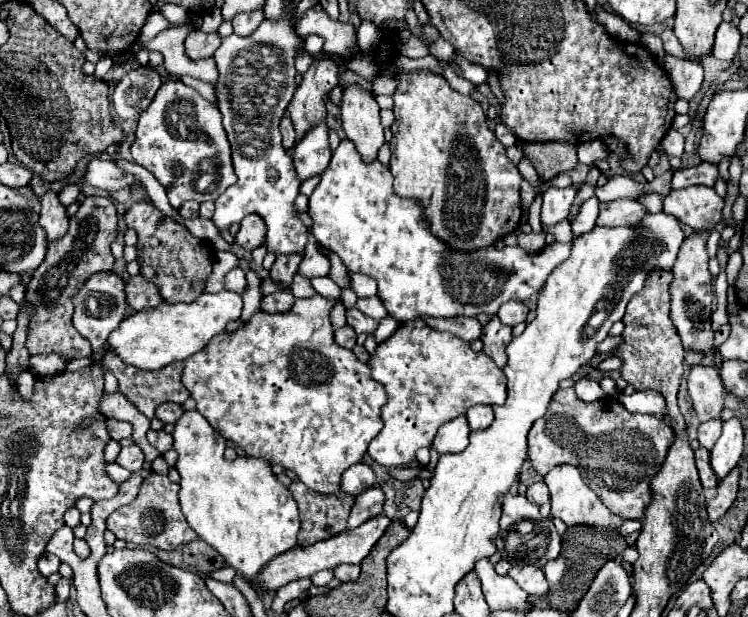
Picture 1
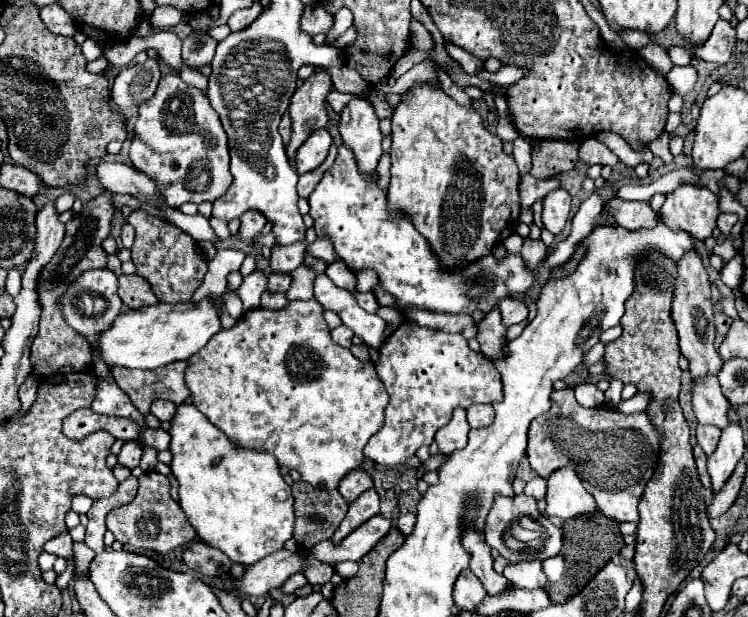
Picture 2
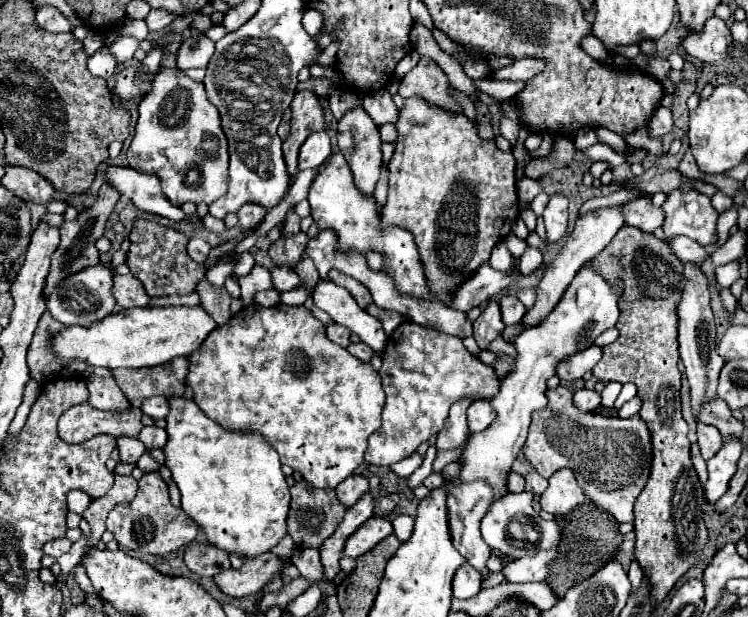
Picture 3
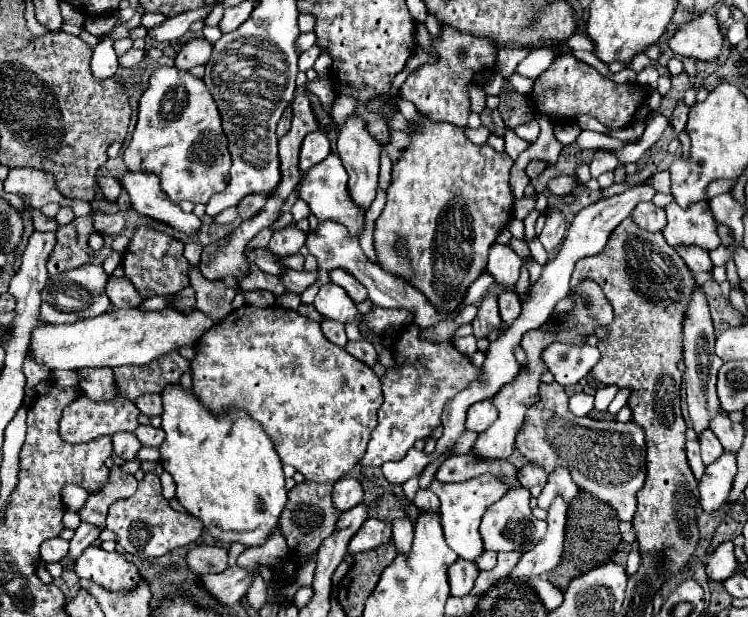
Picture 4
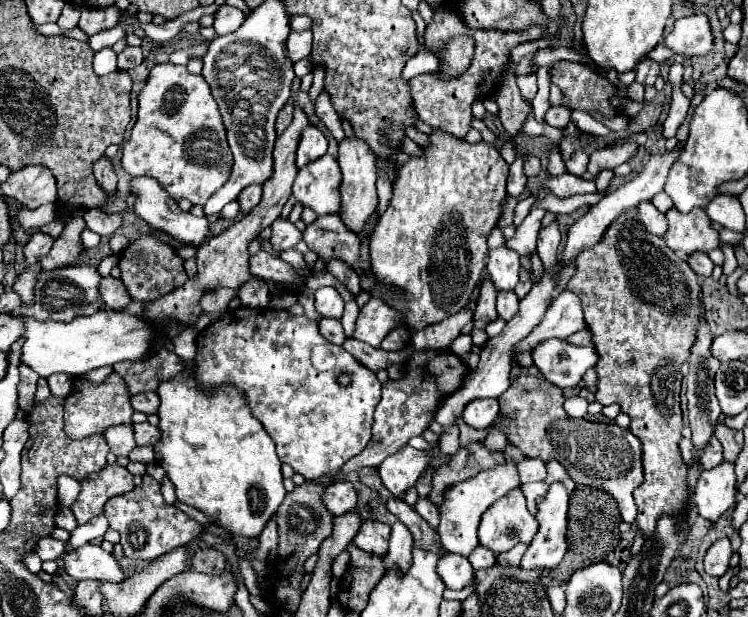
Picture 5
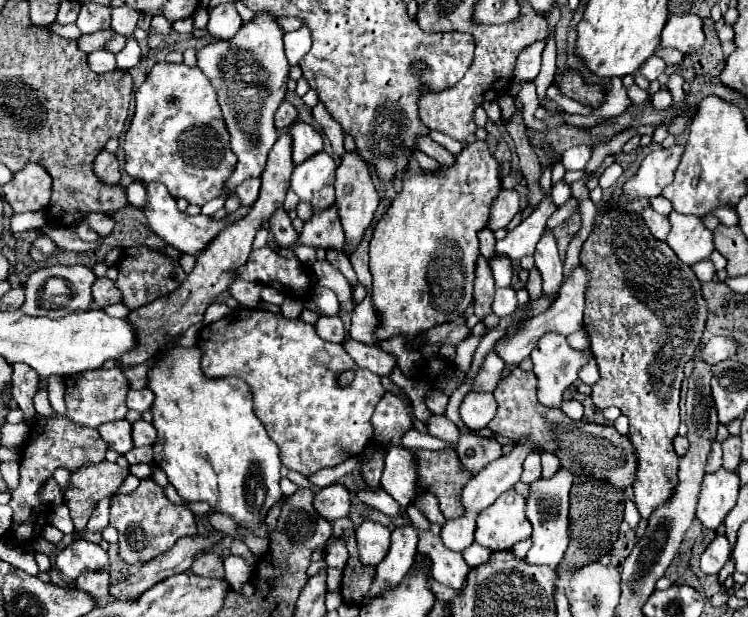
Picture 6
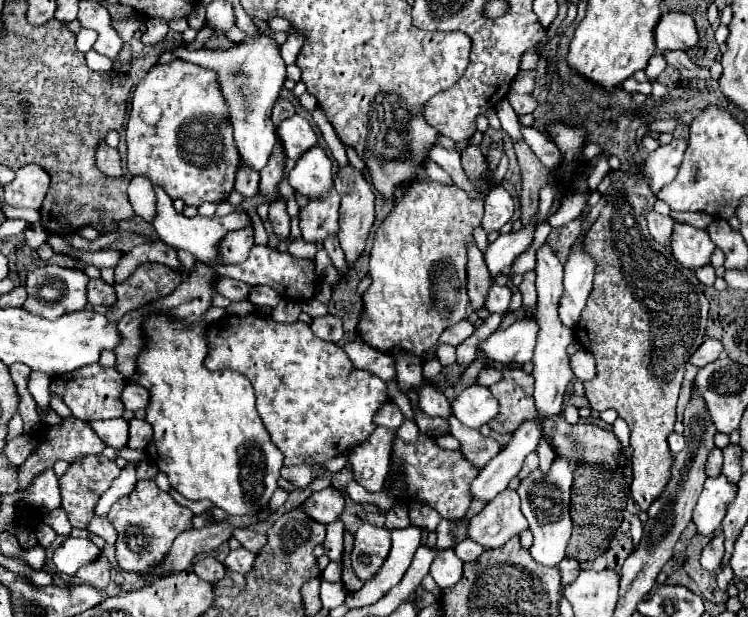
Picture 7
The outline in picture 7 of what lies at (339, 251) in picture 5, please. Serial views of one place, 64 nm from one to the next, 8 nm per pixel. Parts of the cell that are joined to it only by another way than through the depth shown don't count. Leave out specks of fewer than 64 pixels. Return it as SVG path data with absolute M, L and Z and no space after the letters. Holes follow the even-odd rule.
M332 190L324 200L312 200L300 212L300 230L306 242L320 244L324 238L338 236L338 208L340 196Z

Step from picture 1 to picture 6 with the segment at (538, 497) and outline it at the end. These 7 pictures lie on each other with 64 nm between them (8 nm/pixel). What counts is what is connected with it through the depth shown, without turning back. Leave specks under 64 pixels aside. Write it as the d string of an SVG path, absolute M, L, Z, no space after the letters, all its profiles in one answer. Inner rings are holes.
M530 454L526 460L524 460L524 472L522 472L522 482L534 482L542 478L542 466L540 466L540 456L538 454Z

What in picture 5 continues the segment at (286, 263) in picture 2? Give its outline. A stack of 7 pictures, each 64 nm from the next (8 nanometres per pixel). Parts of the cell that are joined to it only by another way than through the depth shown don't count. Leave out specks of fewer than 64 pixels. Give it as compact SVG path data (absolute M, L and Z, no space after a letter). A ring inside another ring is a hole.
M280 218L270 228L272 228L270 244L272 244L272 250L276 254L280 254L284 250L290 250L290 248L296 248L296 244L302 240L302 232L288 220Z

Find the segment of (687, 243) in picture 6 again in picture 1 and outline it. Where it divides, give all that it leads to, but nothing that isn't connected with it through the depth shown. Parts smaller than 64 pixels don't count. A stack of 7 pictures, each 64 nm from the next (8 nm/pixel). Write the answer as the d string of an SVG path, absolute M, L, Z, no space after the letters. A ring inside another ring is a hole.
M688 186L674 190L664 200L664 212L676 216L692 230L714 228L714 224L722 218L724 198L716 194L710 186Z

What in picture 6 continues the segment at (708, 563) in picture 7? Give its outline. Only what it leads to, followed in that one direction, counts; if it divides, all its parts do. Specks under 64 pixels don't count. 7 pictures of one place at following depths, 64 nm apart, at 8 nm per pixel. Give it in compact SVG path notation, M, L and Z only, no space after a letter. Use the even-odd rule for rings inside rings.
M716 536L700 558L702 572L704 574L720 574L722 566L730 560L730 554L732 554L732 548L730 548L728 538L726 536Z

